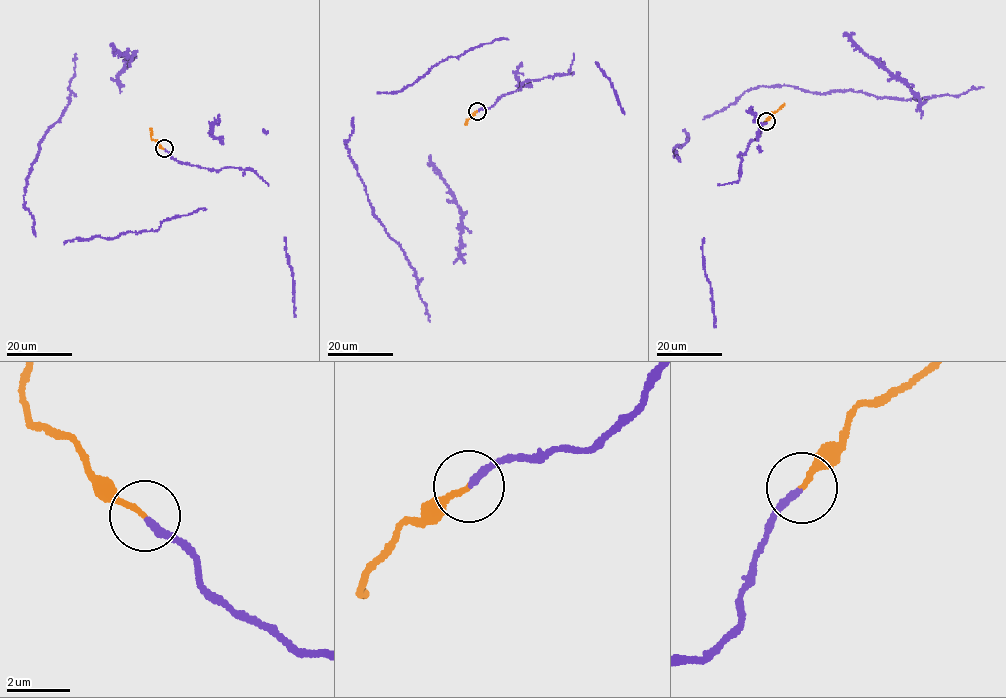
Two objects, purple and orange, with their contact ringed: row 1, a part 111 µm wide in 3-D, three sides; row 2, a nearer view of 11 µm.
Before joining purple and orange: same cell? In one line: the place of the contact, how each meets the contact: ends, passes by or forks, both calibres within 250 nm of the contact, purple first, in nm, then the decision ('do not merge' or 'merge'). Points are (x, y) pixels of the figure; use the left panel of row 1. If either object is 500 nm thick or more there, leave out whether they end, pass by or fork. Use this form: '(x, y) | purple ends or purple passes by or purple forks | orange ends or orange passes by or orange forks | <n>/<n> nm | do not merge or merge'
(164, 148) | purple ends | orange ends | 200/170 nm | merge

